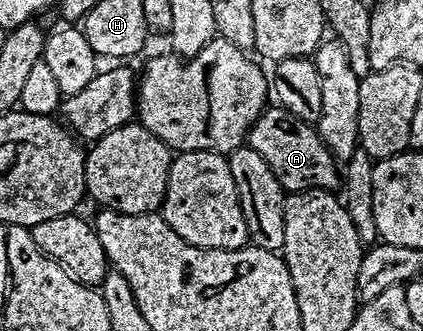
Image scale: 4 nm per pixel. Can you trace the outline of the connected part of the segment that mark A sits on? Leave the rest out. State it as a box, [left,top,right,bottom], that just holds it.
[248,105,339,193]

